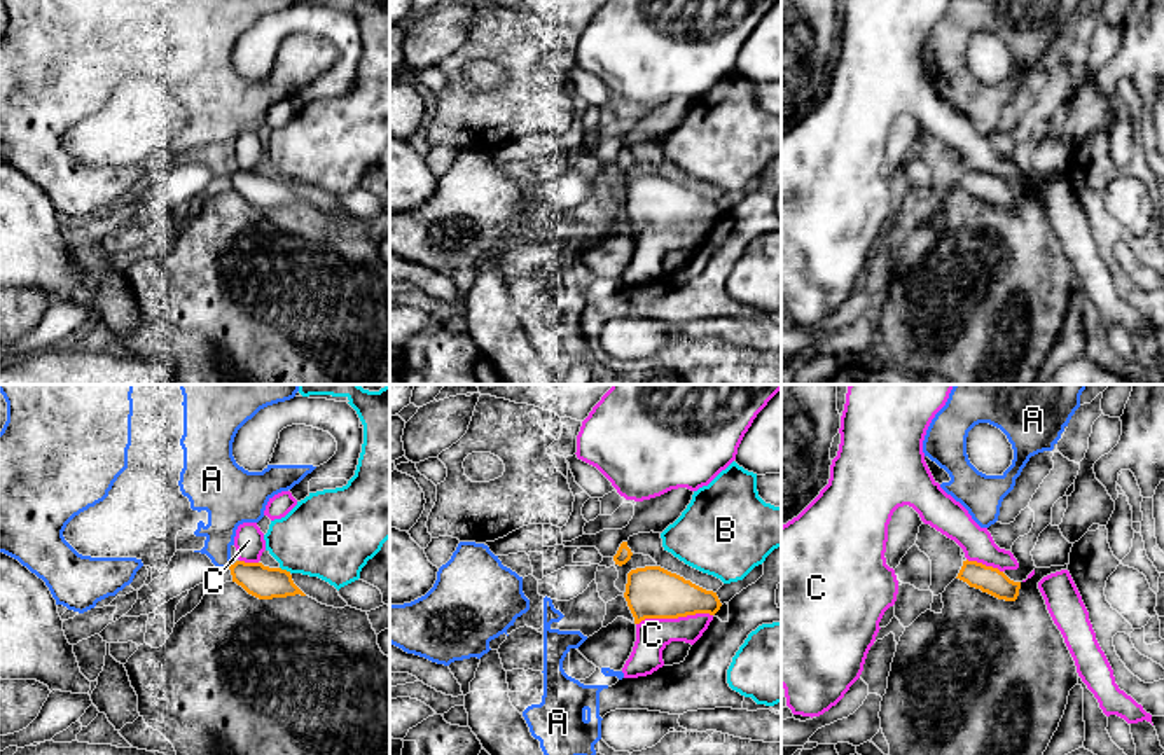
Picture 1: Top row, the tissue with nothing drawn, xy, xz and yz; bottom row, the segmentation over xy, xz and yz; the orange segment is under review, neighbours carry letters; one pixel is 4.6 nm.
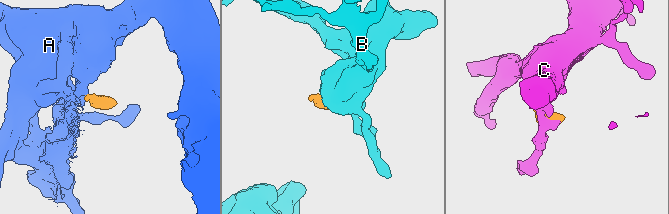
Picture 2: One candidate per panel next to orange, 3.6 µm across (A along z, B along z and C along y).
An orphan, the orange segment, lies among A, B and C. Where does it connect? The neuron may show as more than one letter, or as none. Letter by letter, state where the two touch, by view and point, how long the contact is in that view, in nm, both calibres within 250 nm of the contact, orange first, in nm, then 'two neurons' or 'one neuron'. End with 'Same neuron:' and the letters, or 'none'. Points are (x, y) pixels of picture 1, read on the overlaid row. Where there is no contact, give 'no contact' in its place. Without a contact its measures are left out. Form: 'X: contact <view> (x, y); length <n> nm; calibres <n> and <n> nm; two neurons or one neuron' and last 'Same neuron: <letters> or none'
A: no contact; two neurons
B: contact xy (285, 570); length 60 nm; calibres 150 and 400 nm; two neurons
C: contact xz (673, 617); length 360 nm; calibres 240 and 160 nm; two neurons
Same neuron: none

